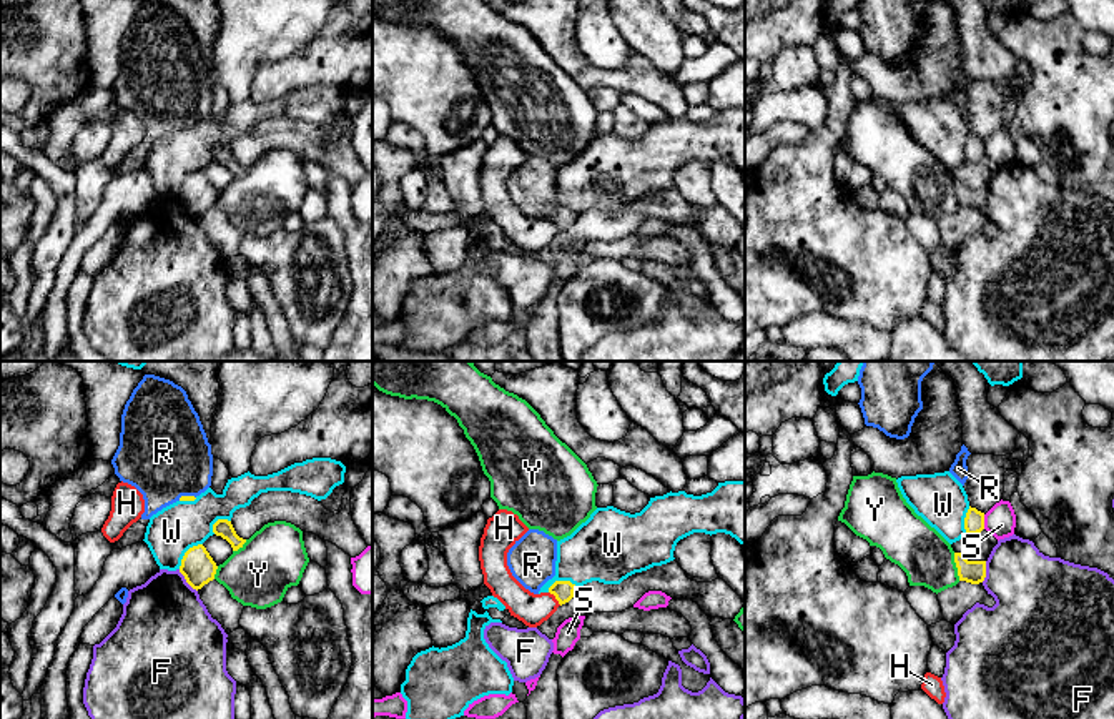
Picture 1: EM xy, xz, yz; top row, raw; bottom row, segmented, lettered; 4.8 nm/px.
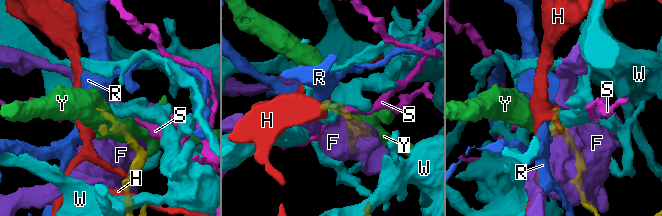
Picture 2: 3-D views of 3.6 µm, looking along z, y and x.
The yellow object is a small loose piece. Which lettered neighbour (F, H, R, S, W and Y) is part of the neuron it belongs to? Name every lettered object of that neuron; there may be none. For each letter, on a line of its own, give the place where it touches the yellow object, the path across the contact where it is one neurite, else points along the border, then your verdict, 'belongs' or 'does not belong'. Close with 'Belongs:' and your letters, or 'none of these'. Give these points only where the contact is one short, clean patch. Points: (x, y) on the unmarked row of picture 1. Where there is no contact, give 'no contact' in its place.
F: xy (187, 208) | does not belong
H: xz (556, 225) | along xz (549, 218), (561, 232) | does not belong
R: xy (187, 123) | across xy (183, 125), (187, 123), (180, 97), (163, 79) | belongs
S: yz (983, 148) | along yz (983, 142), (985, 155) | does not belong
W: xy (185, 180) | along xy (202, 170), (185, 180), (178, 195) | does not belong
Y: yz (956, 193) | does not belong
Belongs: R

